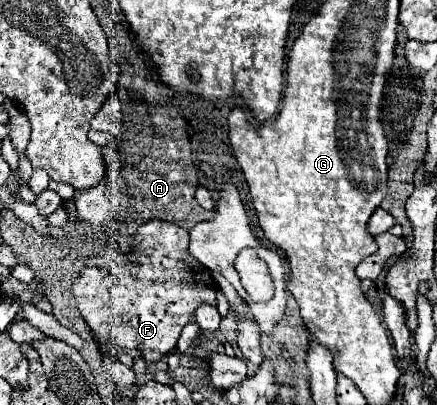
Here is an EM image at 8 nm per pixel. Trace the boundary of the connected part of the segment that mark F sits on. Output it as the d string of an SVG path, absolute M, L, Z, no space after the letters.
M159 219L145 221L135 229L129 245L131 249L127 253L127 261L131 265L139 265L139 275L111 275L111 271L107 275L107 269L87 267L79 273L73 285L73 297L77 301L83 319L91 329L113 329L113 343L117 345L117 349L133 357L141 355L149 365L175 349L181 329L187 323L195 321L193 313L197 311L199 305L207 303L217 307L217 283L213 291L213 277L209 269L203 269L203 266L187 253L189 233L175 223L167 223Z

